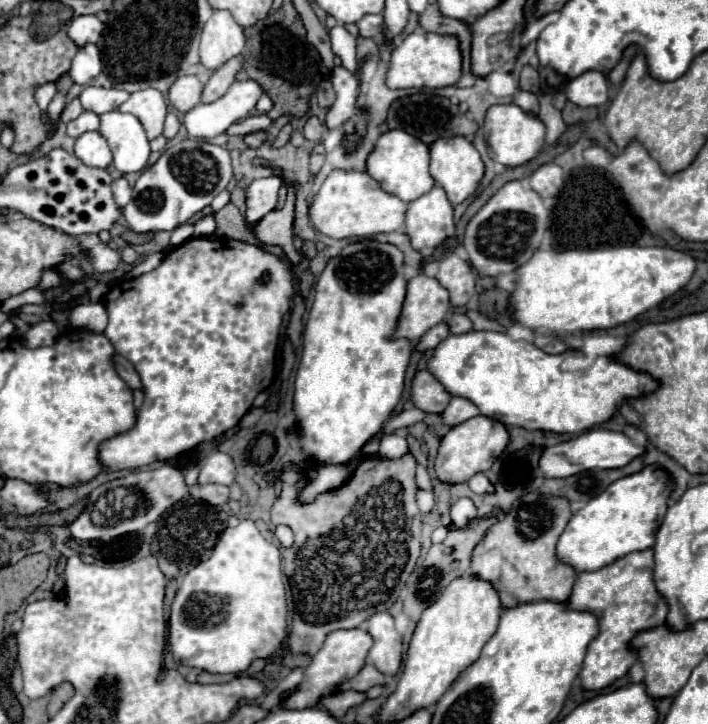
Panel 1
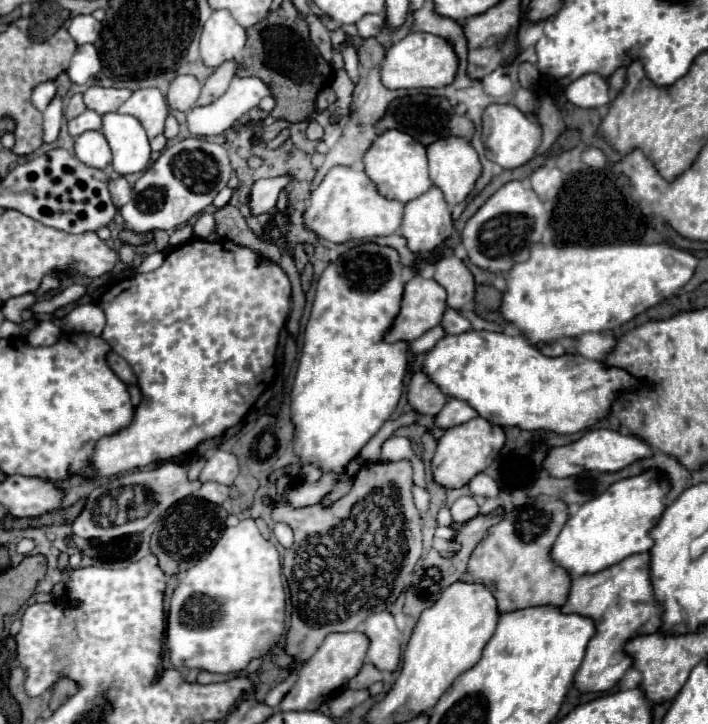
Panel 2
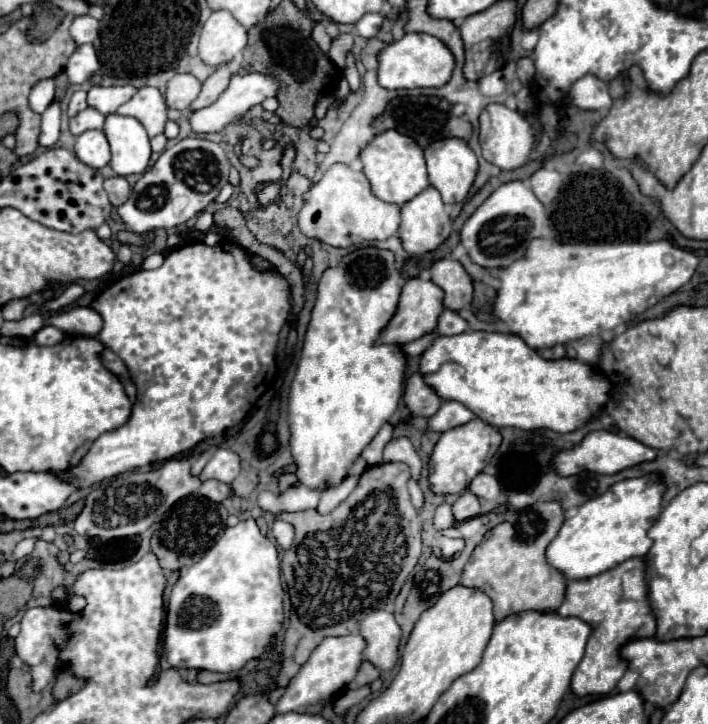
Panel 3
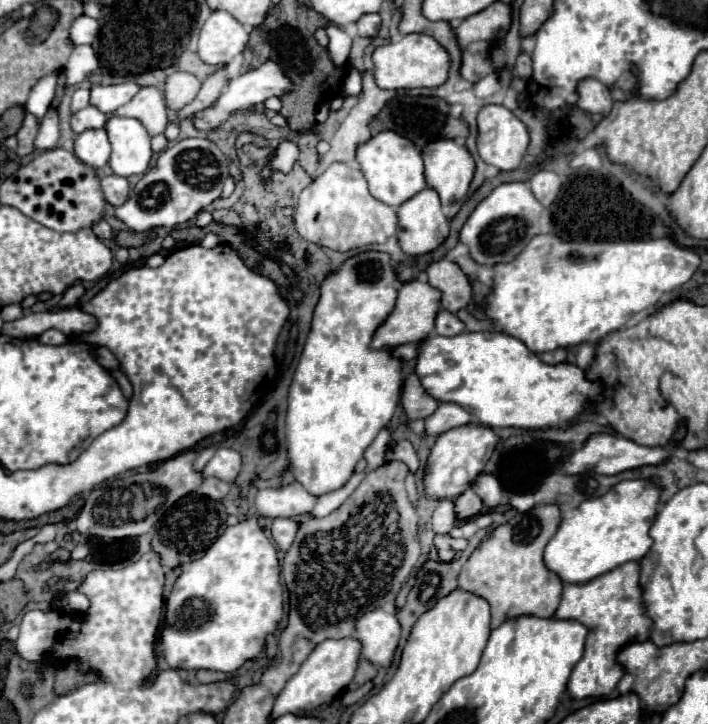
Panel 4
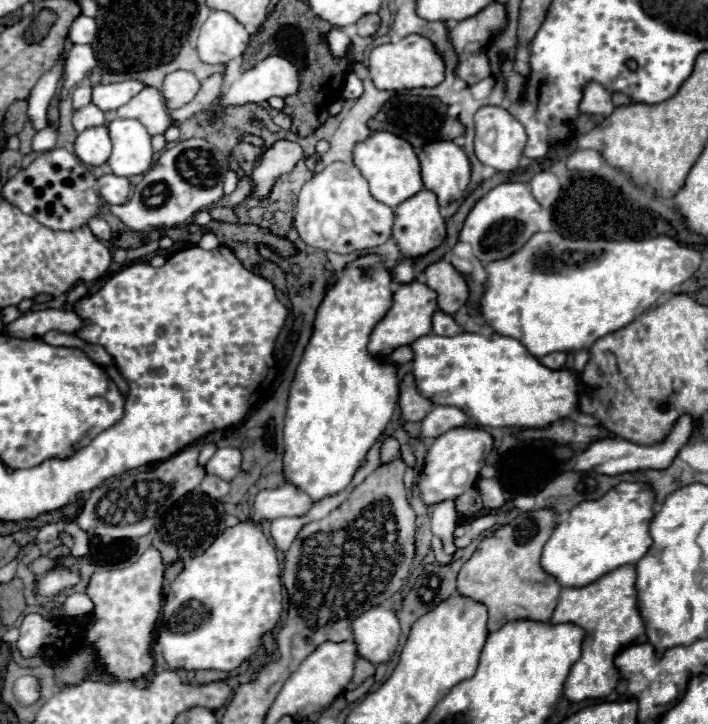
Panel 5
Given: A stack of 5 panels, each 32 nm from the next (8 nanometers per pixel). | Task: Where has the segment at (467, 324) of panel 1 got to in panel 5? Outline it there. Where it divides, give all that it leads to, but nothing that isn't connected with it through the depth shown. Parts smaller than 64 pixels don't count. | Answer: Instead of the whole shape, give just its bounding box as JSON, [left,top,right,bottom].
[432,310,462,336]

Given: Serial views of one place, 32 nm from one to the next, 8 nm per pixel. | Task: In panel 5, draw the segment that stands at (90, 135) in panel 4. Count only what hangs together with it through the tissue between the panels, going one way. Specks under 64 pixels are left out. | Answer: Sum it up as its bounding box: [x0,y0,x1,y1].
[74,126,112,166]

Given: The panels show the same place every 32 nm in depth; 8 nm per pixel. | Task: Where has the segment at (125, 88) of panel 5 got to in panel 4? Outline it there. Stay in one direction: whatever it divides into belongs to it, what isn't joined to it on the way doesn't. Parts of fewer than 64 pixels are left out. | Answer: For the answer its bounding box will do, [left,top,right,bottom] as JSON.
[90,84,140,114]

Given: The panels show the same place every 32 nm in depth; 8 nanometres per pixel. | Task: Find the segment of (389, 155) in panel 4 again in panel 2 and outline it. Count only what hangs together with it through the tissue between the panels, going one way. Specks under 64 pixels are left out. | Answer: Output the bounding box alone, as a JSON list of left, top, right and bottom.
[364,130,434,202]

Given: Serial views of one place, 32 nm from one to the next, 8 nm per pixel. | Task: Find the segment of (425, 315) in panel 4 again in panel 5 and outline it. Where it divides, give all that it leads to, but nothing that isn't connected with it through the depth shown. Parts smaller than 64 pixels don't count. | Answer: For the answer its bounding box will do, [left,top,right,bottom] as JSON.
[368,280,438,354]

